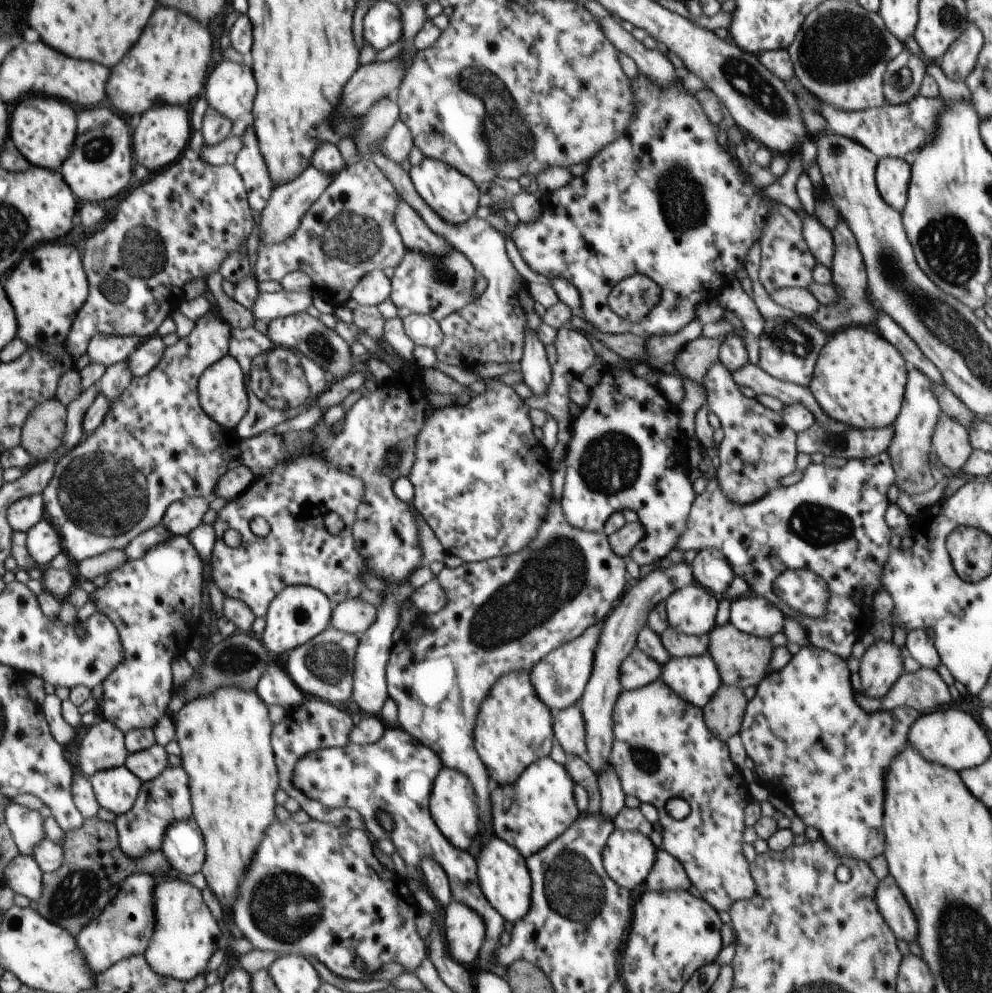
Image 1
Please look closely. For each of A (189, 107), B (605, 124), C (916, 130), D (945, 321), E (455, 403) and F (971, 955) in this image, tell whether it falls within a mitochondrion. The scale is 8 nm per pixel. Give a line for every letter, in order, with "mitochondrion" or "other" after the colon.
A: other
B: other
C: mitochondrion
D: mitochondrion
E: other
F: mitochondrion

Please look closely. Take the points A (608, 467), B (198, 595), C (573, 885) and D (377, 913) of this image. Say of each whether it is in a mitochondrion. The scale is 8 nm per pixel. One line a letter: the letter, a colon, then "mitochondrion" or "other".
A: mitochondrion
B: other
C: mitochondrion
D: other

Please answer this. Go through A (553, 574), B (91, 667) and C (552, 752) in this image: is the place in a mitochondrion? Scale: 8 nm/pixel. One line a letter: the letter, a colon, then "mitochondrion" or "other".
A: mitochondrion
B: other
C: other

